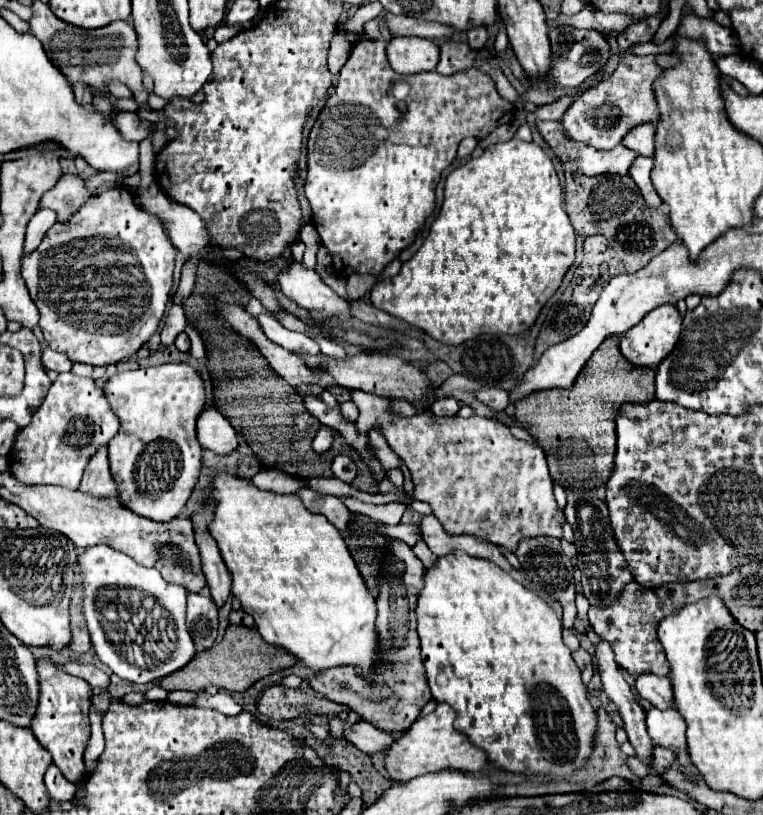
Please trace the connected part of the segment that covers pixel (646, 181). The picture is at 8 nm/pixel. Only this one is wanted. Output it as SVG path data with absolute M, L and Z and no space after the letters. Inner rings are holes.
M636 157L632 167L630 167L630 171L628 171L628 175L634 179L638 189L642 191L642 197L646 199L646 205L648 207L658 207L662 203L662 199L654 191L654 185L650 181L650 171L652 171L652 159Z

